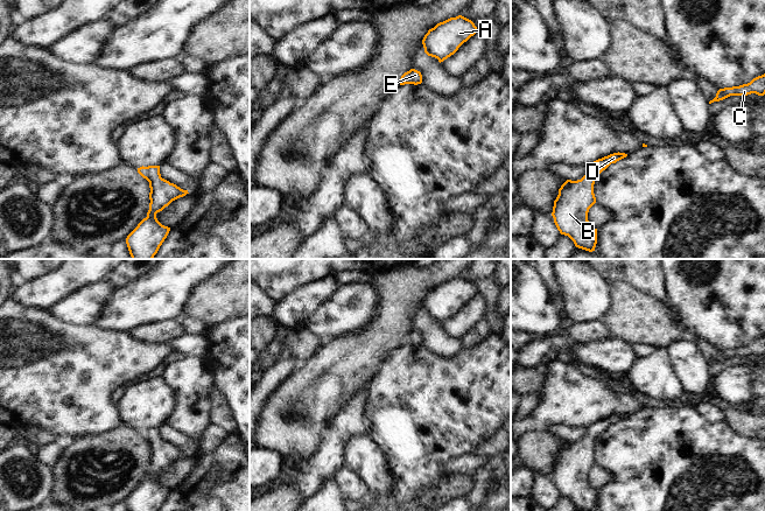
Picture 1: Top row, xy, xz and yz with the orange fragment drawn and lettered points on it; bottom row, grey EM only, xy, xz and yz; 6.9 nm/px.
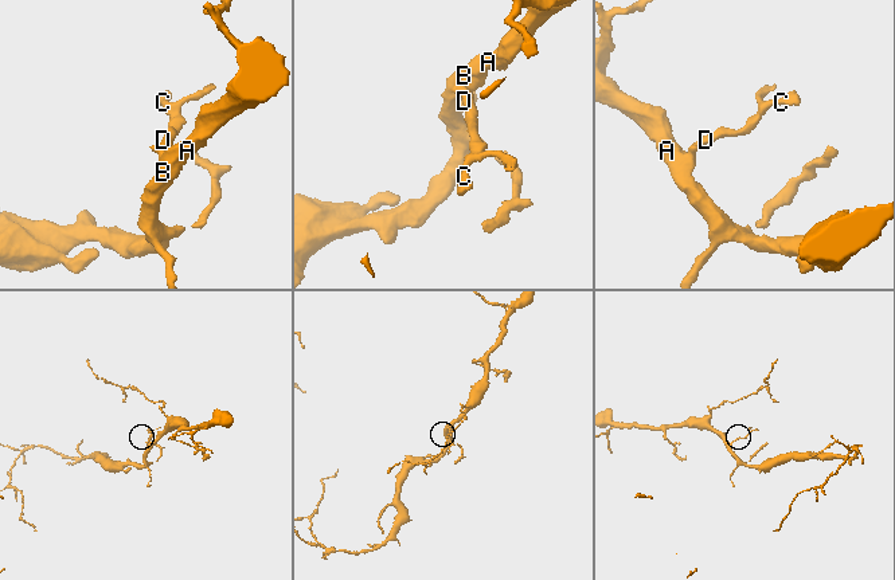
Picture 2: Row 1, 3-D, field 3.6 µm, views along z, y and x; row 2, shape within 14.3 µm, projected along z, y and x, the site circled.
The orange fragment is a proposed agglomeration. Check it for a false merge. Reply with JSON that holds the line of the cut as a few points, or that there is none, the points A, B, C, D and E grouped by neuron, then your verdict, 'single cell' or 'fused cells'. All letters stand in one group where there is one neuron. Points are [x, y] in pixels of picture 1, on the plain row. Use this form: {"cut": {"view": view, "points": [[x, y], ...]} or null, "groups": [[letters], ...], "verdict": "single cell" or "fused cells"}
{"cut": null, "groups": [["A", "B", "C", "D", "E"]], "verdict": "single cell"}

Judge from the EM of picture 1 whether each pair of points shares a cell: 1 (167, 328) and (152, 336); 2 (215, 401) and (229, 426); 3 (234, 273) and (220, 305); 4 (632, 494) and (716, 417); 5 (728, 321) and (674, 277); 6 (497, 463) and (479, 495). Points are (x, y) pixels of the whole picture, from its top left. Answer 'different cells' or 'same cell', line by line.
1: same cell
2: same cell
3: same cell
4: different cells
5: same cell
6: same cell

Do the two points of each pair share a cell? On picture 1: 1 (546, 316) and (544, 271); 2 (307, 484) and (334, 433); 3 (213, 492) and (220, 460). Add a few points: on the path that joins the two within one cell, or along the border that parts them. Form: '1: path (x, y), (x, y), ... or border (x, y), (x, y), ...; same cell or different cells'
1: border (537, 271), (546, 289), (560, 306); different cells
2: path (315, 471), (328, 459), (331, 446); same cell
3: path (220, 484), (220, 468); same cell

